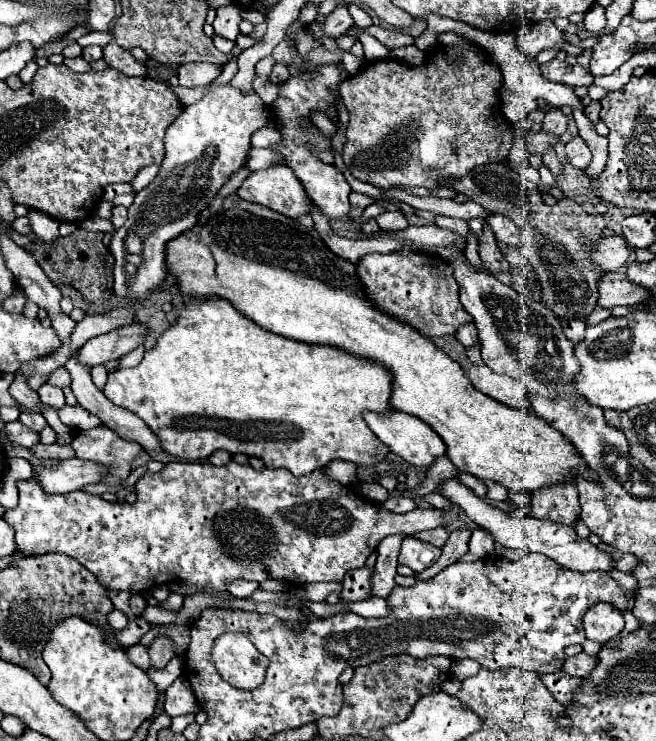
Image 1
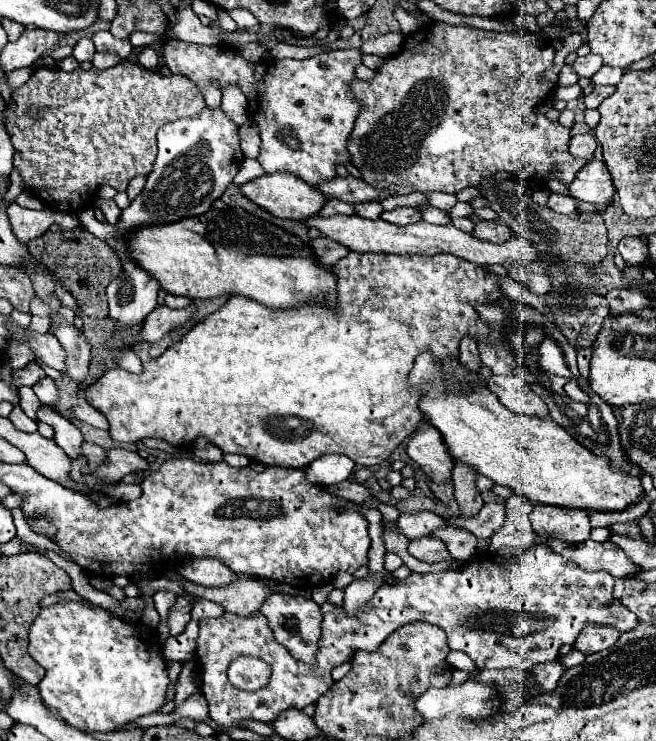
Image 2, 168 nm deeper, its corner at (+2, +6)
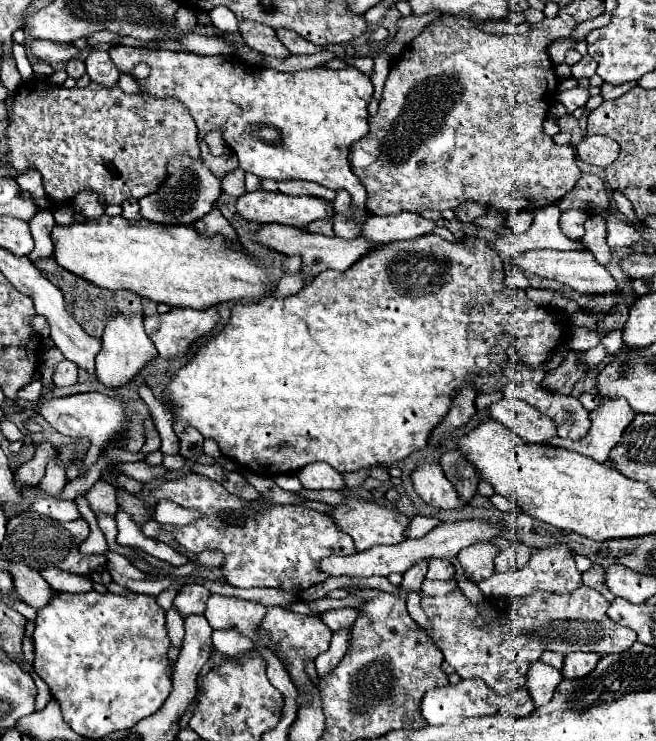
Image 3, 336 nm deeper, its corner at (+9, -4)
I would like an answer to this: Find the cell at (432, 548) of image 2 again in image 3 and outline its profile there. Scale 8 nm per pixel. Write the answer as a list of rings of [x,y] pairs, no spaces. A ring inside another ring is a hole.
[[[427,560],[427,566],[429,566],[429,572],[427,572],[429,580],[449,580],[455,576],[455,568],[449,562]]]

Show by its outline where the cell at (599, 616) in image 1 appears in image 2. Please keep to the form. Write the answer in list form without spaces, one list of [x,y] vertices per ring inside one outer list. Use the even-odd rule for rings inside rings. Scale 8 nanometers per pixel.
[[[598,624],[588,626],[574,642],[574,648],[578,648],[578,652],[582,652],[582,654],[594,654],[604,648],[610,648],[618,640],[618,636],[620,634],[608,626],[598,626]]]

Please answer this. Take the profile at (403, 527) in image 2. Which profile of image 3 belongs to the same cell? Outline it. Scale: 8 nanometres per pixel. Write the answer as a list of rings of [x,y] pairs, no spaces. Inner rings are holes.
[[[343,490],[343,496],[345,496],[345,504],[335,506],[331,516],[335,518],[335,522],[341,530],[351,534],[351,538],[355,540],[355,548],[359,552],[369,550],[371,546],[377,546],[377,544],[399,544],[405,540],[405,530],[411,522],[405,514],[389,510],[389,508],[381,508],[381,506],[365,502],[357,496],[347,496],[347,490]]]

